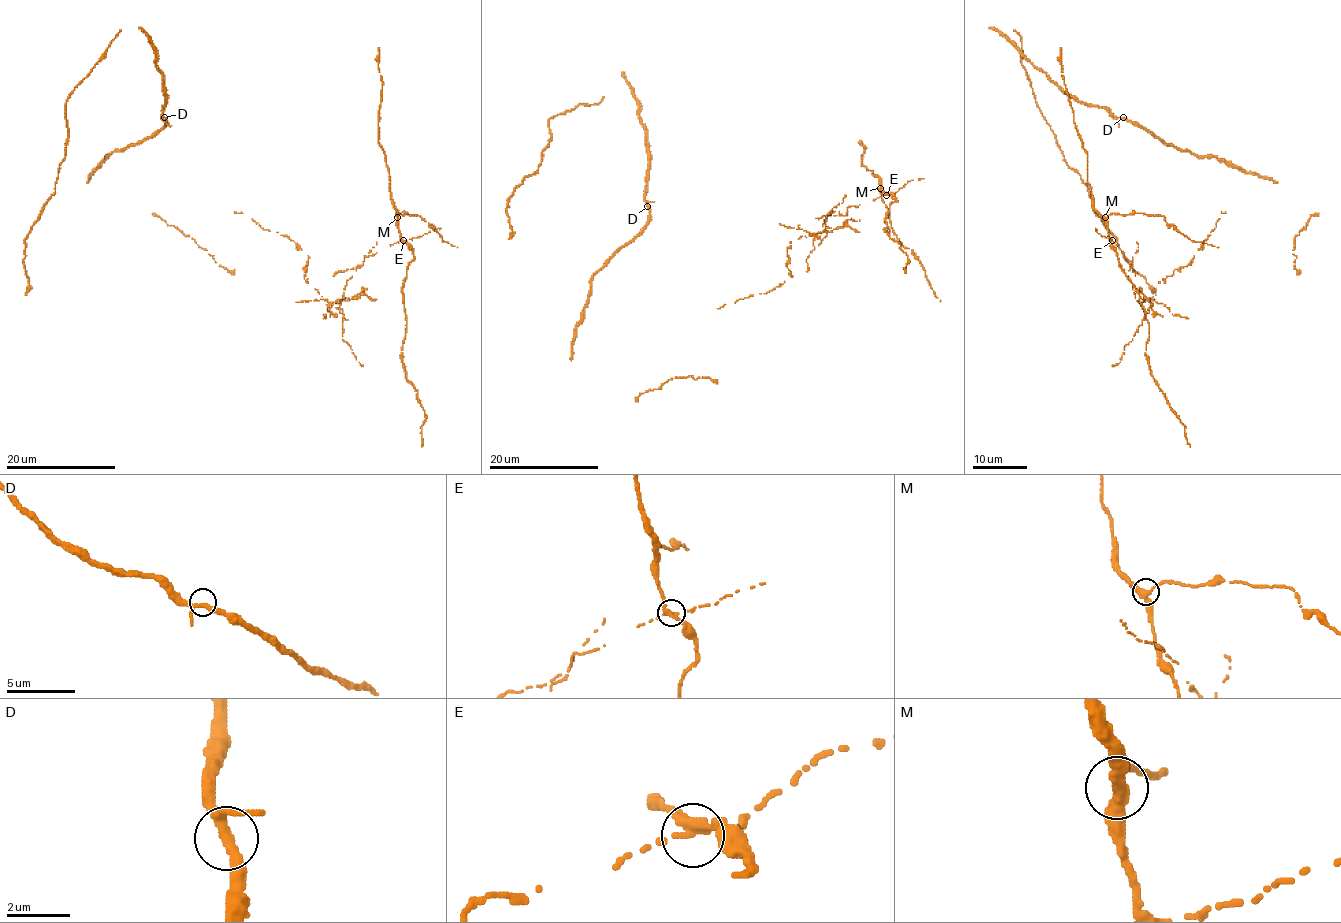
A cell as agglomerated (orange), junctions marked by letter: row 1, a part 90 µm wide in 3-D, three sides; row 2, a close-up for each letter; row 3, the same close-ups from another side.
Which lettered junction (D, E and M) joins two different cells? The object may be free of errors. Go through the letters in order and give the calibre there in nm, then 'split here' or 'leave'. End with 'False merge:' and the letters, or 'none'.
D: calibre 280 nm; leave
E: calibre 280 nm; split here
M: calibre 360 nm; leave
False merge: E

